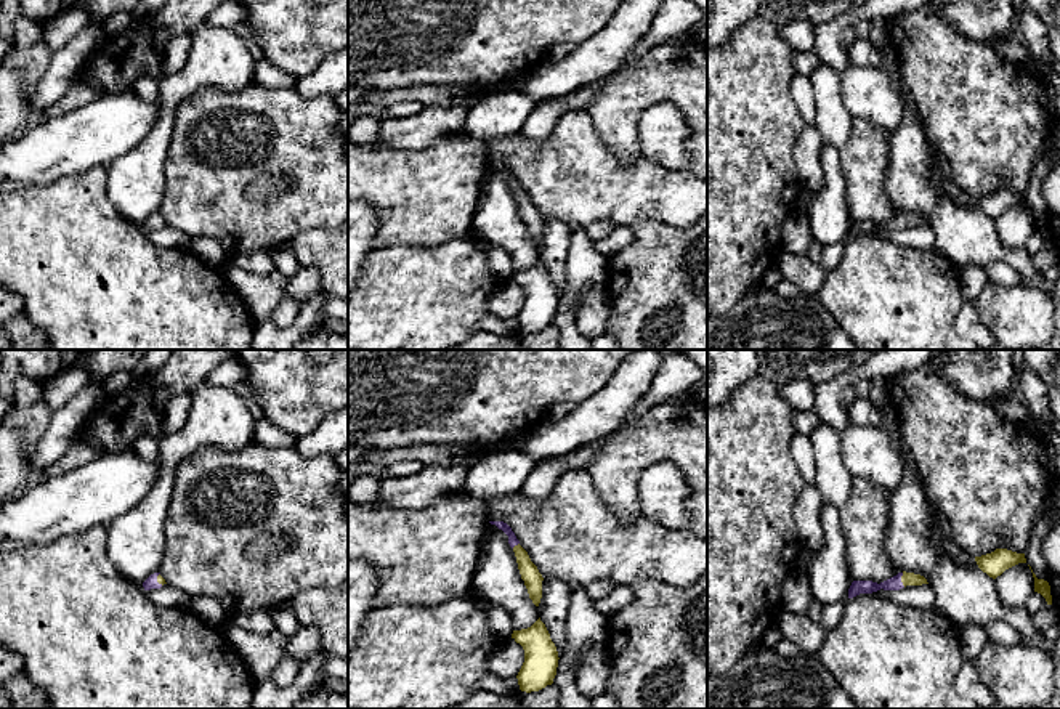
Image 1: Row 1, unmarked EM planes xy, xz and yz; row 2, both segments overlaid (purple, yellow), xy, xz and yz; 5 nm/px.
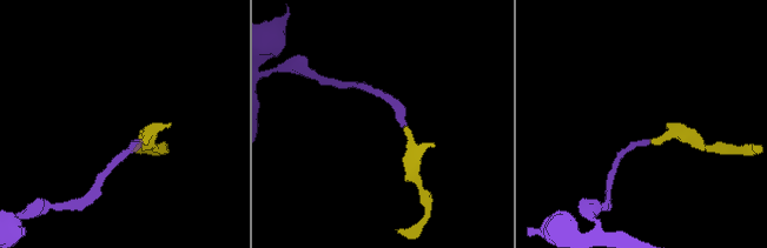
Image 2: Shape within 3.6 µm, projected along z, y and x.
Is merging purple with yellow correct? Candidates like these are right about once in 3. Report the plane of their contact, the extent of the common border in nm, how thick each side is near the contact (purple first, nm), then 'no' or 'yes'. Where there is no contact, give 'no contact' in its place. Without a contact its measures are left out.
meets purple in yz; contact 70 nm long; 70 nm thick on the purple side, 60 nm on the other; yes

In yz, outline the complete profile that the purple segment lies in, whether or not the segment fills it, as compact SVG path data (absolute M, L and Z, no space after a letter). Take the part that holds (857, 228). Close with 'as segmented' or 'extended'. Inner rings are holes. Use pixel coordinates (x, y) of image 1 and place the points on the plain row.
M898 213L896 217L877 225L872 221L853 221L850 229L848 229L848 239L853 239L860 234L872 234L877 233L880 229L884 231L900 231L906 226L922 226L922 225L929 225L927 220L920 215L914 215L914 213Z | extended

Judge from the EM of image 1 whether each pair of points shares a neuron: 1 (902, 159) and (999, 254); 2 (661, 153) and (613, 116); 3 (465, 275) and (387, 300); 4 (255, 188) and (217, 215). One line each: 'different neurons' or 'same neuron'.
1: same neuron
2: different neurons
3: same neuron
4: different neurons

